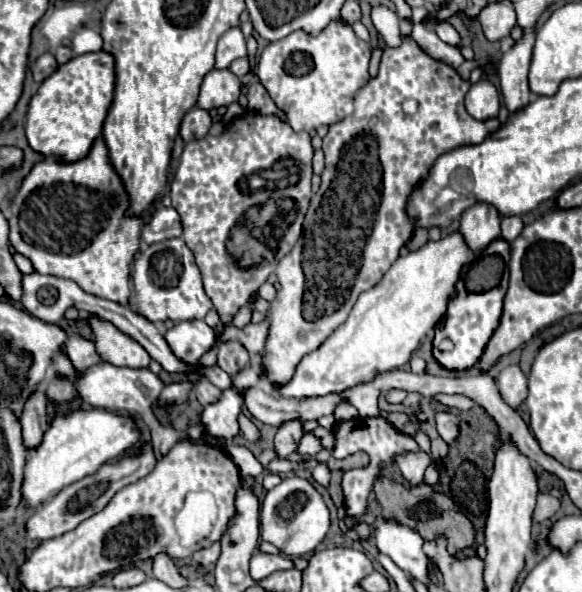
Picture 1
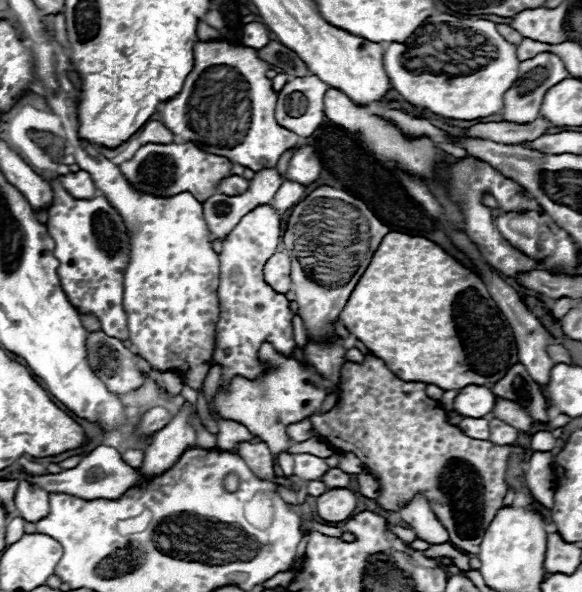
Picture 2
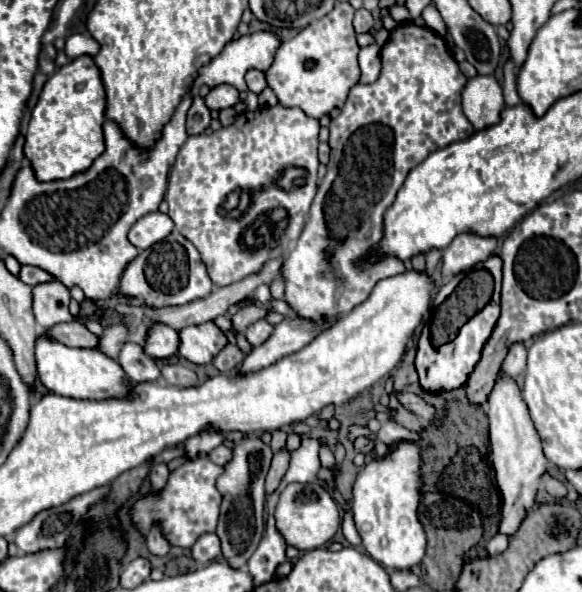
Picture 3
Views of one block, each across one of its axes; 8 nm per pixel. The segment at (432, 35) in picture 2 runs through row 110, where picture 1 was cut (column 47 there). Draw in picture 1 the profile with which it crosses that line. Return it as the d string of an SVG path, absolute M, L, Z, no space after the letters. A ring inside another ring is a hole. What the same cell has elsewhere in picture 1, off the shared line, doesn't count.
M74 410L72 414L54 416L44 434L44 442L36 450L28 450L24 468L24 506L40 506L64 486L94 474L104 462L124 456L130 448L138 446L140 432L134 420L108 410Z

